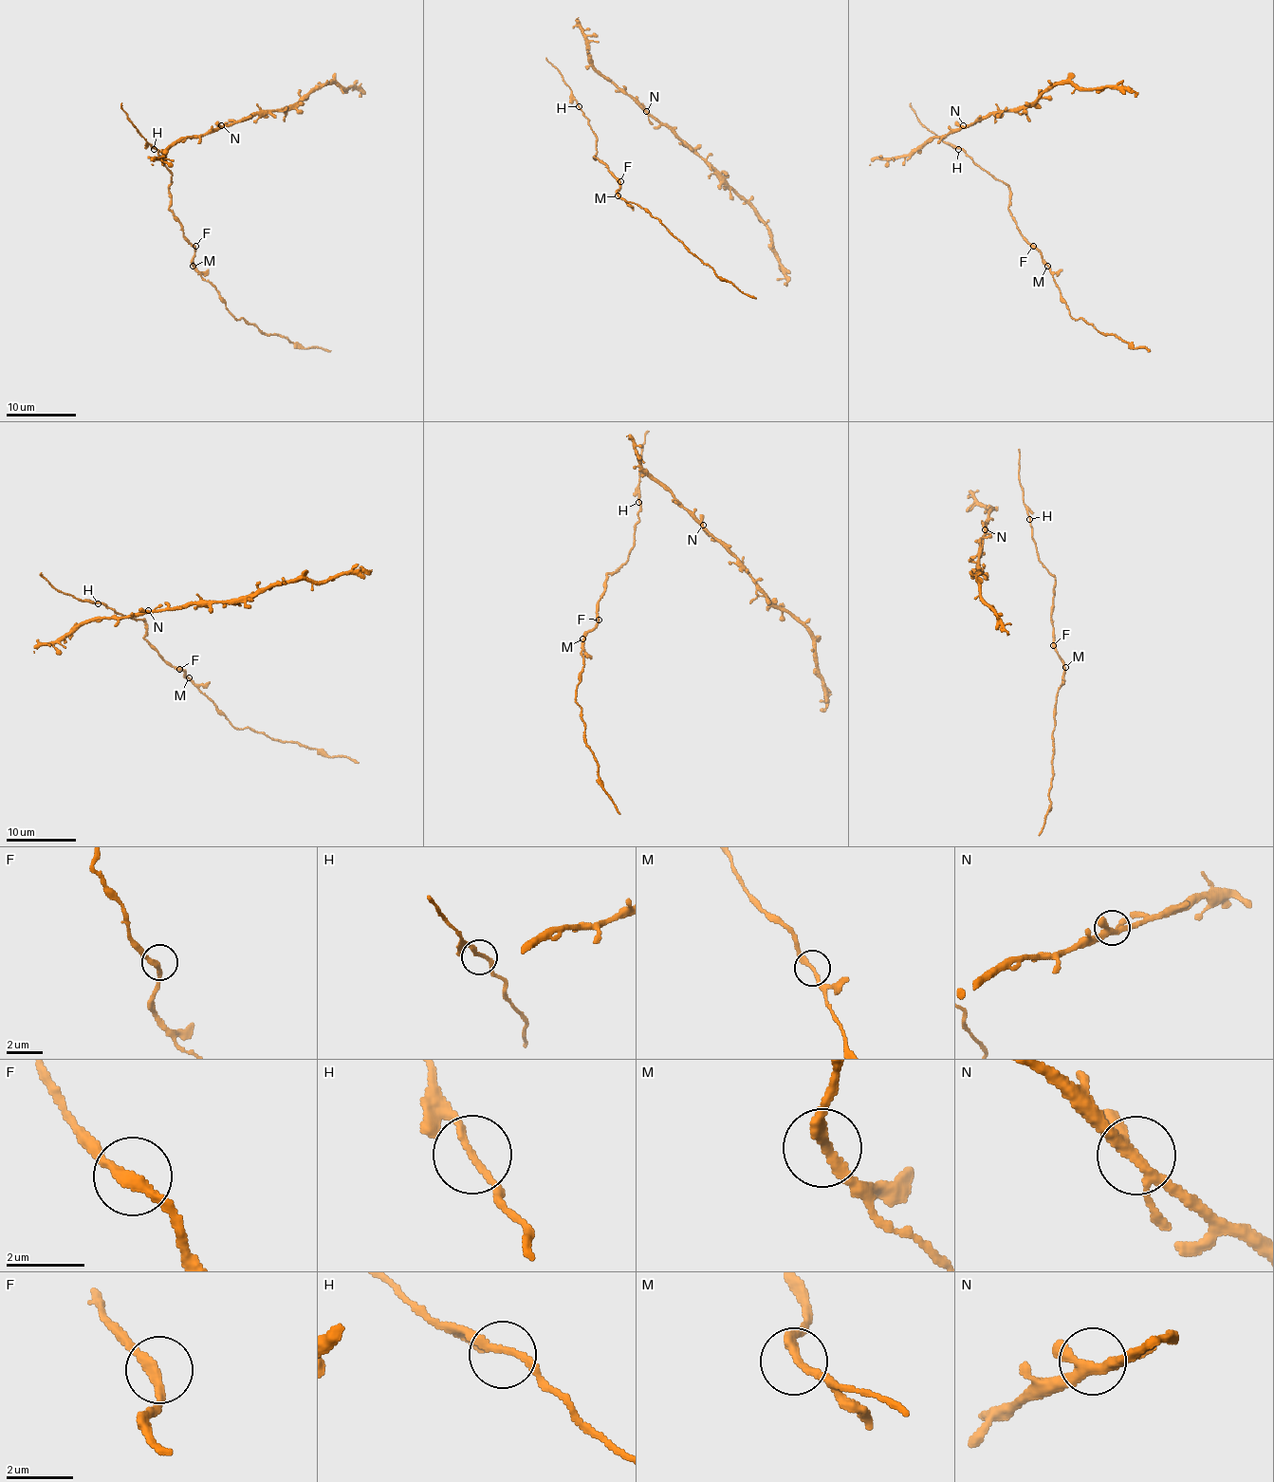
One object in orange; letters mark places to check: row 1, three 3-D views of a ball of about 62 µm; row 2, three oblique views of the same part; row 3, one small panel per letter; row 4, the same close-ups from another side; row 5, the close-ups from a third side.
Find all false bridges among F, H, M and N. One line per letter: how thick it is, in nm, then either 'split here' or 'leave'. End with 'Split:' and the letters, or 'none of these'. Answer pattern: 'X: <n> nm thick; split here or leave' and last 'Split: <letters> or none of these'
F: 280 nm thick; leave
H: 180 nm thick; leave
M: 240 nm thick; leave
N: 280 nm thick; leave
Split: none of these

